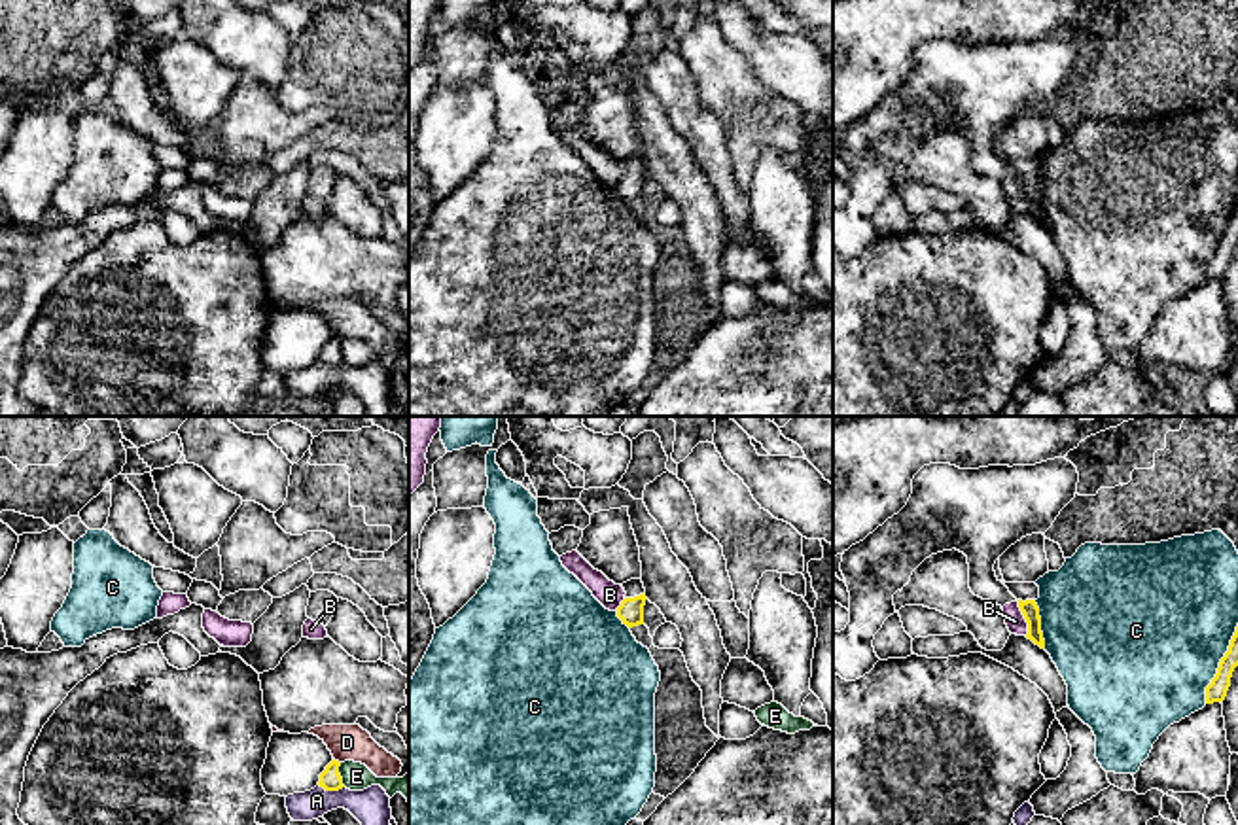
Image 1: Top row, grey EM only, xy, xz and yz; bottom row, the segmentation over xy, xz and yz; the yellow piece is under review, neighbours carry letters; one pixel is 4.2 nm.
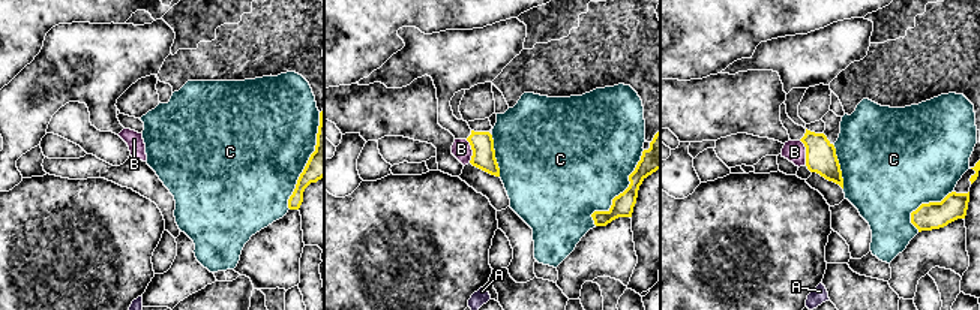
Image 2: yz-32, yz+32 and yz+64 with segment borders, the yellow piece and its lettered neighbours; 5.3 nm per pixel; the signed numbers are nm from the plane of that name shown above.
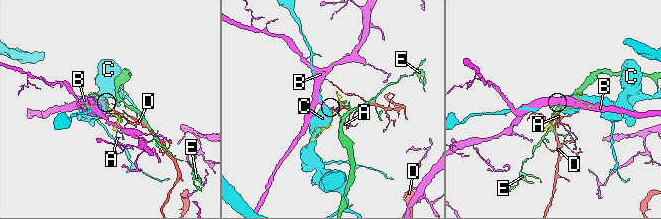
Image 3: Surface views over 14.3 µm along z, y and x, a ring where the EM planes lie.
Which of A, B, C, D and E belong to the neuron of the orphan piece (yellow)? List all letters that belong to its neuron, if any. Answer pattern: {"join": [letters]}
{"join": []}

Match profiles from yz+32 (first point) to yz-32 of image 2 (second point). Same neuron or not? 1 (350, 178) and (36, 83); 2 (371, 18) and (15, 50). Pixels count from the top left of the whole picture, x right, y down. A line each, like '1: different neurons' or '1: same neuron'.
1: same neuron
2: same neuron

